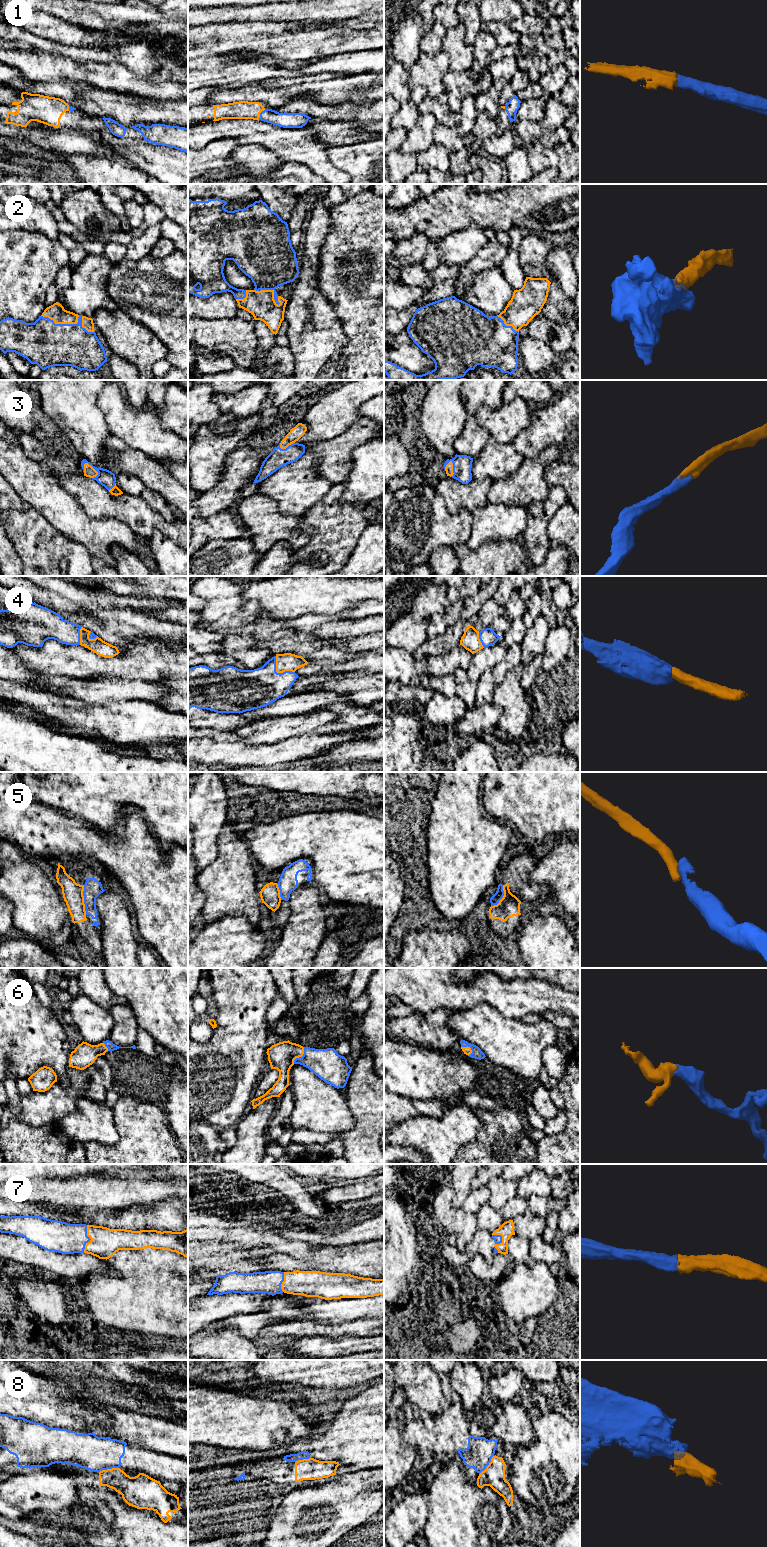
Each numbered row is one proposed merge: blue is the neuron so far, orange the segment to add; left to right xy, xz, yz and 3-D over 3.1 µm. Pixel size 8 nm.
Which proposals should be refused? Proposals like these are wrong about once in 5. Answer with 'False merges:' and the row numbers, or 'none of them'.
False merges: 5, 8

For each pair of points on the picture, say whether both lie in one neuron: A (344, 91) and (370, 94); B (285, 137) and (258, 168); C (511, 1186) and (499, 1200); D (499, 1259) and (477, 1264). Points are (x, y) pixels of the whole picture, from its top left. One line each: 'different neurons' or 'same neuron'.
A: same neuron
B: different neurons
C: same neuron
D: same neuron

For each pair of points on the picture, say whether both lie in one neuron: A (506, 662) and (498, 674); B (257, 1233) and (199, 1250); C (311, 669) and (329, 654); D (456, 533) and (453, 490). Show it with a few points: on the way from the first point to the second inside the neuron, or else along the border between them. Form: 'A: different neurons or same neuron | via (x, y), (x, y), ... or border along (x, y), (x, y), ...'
A: same neuron | via (505, 665), (499, 671)
B: different neurons | border along (220, 1240), (232, 1241), (244, 1249), (253, 1247)
C: different neurons | border along (343, 657), (337, 660), (322, 660), (308, 663)
D: different neurons | border along (439, 495), (450, 513), (460, 509), (470, 512)

